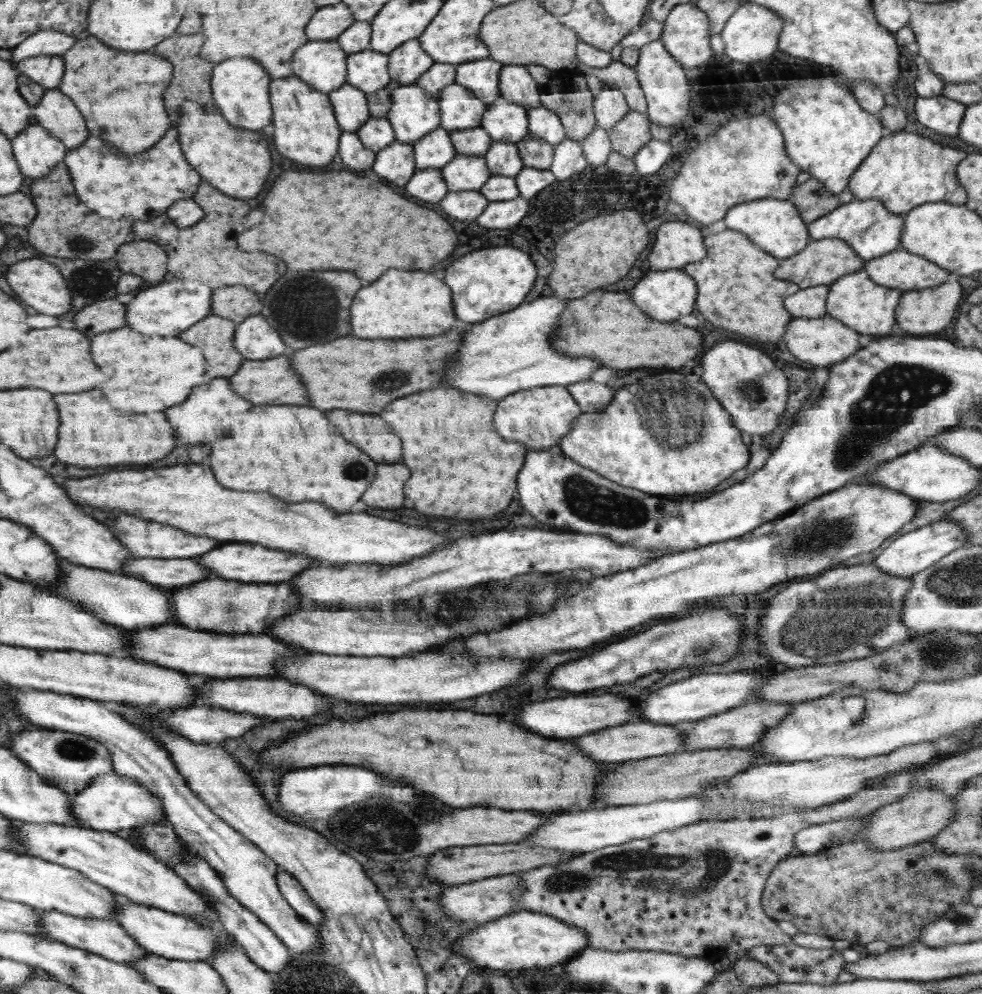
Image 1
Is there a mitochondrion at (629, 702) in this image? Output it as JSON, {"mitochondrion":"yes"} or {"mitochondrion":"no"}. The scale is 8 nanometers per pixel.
{"mitochondrion":"no"}

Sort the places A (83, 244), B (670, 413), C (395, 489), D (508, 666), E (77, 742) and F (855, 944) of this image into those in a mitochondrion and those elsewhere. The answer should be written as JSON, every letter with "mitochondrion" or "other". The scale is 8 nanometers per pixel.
{"A":"mitochondrion","B":"mitochondrion","C":"other","D":"other","E":"mitochondrion","F":"other"}

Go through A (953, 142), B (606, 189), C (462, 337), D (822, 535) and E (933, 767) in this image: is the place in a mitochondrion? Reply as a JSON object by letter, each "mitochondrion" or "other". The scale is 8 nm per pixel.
{"A":"other","B":"mitochondrion","C":"other","D":"mitochondrion","E":"other"}

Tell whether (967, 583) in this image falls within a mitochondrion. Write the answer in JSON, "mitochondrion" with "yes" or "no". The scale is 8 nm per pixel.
{"mitochondrion":"yes"}

